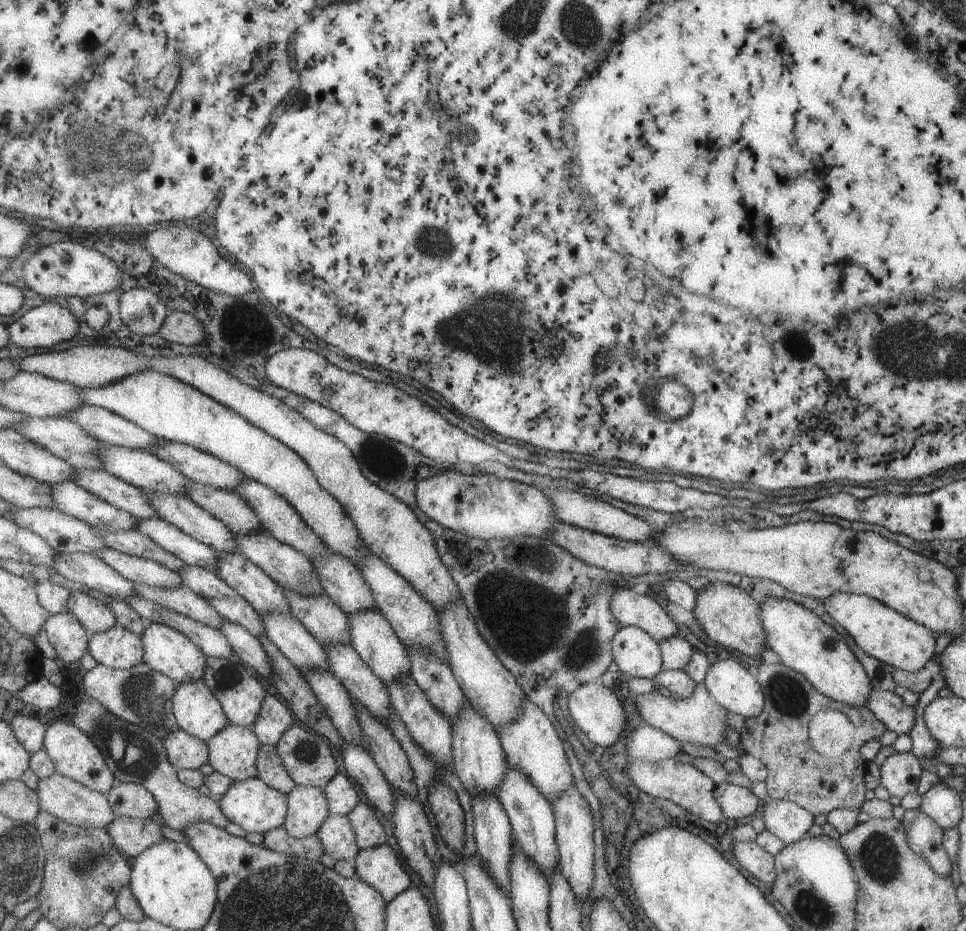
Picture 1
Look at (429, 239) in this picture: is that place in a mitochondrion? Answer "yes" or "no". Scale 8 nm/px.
yes

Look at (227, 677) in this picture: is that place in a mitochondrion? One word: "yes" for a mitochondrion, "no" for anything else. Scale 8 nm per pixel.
yes

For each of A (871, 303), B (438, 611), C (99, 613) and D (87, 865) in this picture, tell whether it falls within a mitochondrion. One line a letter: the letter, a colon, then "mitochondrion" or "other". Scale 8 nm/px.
A: other
B: other
C: other
D: mitochondrion

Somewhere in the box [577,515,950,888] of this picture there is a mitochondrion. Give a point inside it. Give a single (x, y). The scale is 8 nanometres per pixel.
(880, 857)

